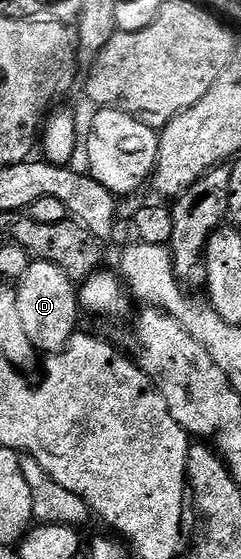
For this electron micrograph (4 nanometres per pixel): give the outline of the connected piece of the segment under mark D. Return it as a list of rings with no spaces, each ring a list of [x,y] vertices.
[[[32,260],[18,281],[16,293],[26,335],[36,344],[37,353],[55,354],[61,351],[72,333],[77,331],[76,319],[82,316],[77,285],[72,283],[72,279],[58,265]]]

